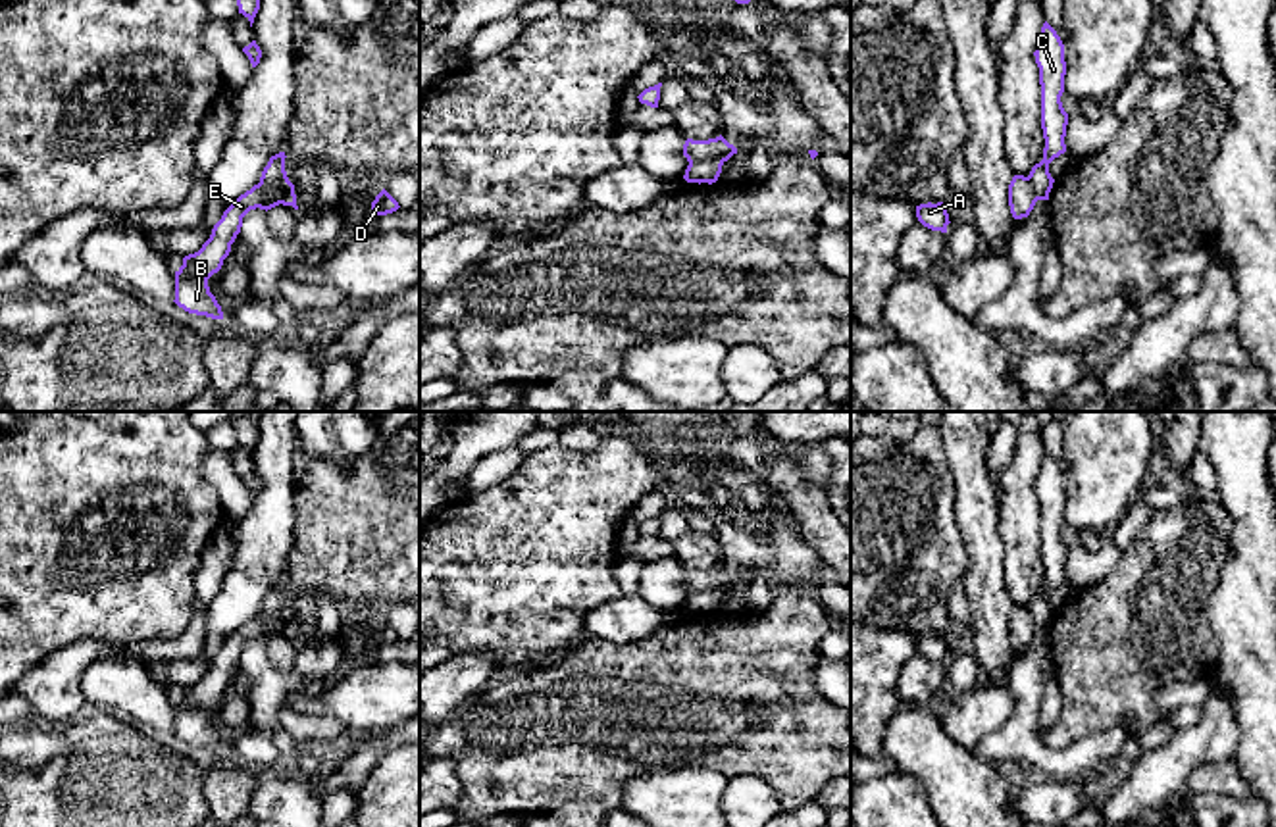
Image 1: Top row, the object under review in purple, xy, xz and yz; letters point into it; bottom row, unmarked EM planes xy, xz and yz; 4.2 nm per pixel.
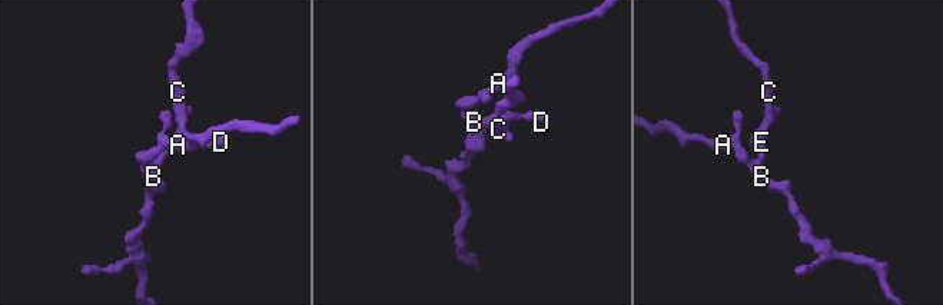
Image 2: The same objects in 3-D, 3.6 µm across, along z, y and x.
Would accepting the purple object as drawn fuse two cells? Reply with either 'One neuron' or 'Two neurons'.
Two neurons

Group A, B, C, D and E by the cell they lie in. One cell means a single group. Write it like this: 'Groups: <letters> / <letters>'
Groups: A B D E / C

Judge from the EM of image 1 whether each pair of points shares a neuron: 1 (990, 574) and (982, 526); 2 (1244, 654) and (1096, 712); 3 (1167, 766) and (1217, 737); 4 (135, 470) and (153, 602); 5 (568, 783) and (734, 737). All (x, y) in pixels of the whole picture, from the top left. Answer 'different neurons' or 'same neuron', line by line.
1: same neuron
2: different neurons
3: same neuron
4: same neuron
5: same neuron

